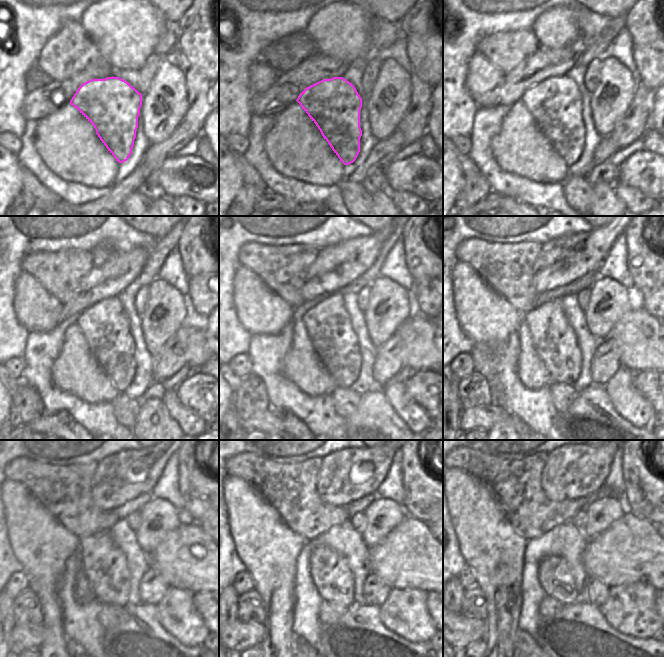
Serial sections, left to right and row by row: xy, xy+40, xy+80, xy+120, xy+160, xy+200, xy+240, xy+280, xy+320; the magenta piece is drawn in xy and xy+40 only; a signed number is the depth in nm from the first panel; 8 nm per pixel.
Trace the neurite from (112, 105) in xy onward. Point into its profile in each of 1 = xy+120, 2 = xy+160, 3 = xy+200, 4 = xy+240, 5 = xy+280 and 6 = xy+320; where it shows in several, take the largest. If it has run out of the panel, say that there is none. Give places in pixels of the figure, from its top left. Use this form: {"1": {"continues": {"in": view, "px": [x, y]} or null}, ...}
{"1": {"continues": {"in": "xy+120", "px": [105, 325]}}, "2": {"continues": {"in": "xy+160", "px": [327, 324]}}, "3": {"continues": {"in": "xy+200", "px": [554, 340]}}, "4": {"continues": {"in": "xy+240", "px": [105, 566]}}, "5": {"continues": {"in": "xy+280", "px": [330, 572]}}, "6": {"continues": {"in": "xy+320", "px": [554, 575]}}}

